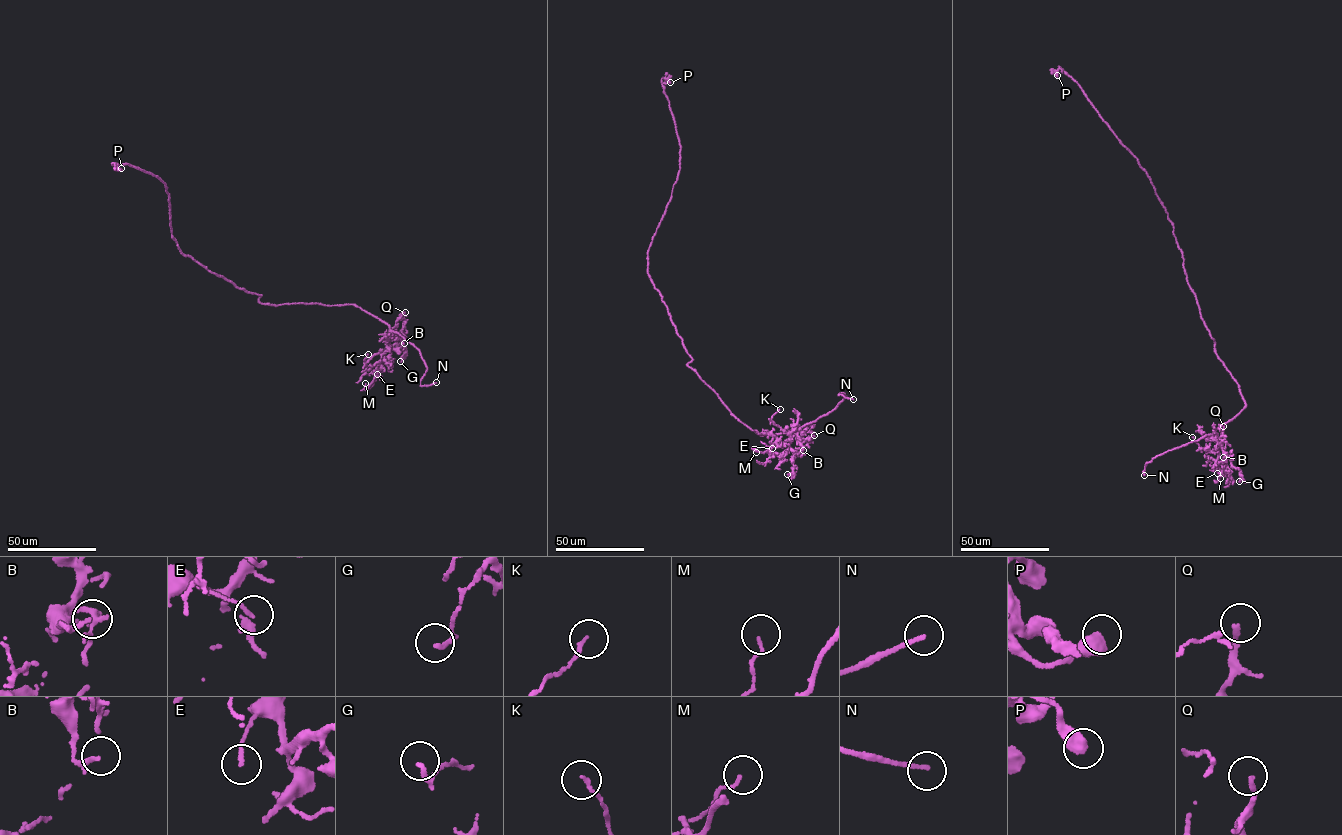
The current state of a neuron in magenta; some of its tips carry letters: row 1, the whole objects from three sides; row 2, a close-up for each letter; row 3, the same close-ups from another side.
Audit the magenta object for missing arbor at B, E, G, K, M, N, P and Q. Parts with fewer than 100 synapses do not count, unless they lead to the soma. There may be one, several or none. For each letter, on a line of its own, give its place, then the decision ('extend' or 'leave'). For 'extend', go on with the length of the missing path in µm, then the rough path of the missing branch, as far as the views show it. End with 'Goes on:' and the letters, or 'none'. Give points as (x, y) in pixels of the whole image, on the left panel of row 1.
B: at (404, 343); leave
E: at (377, 374); leave
G: at (400, 361); leave
K: at (368, 354); leave
M: at (365, 383); leave
N: at (436, 382); extend; about 3 µm are missing
P: at (121, 168); leave
Q: at (405, 312); leave
Goes on: N

